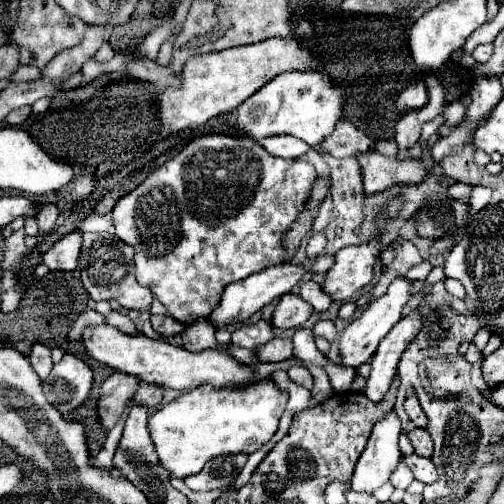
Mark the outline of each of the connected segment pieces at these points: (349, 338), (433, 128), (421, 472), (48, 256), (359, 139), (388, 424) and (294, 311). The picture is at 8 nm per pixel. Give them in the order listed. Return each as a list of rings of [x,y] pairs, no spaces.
[[[397,276],[397,278],[391,282],[387,294],[381,296],[381,298],[377,298],[377,300],[373,300],[373,302],[369,304],[369,308],[363,310],[363,314],[361,314],[359,318],[355,318],[355,320],[343,330],[341,340],[339,340],[339,350],[341,350],[341,358],[343,358],[341,364],[351,366],[351,368],[359,368],[363,362],[367,362],[367,360],[373,356],[373,352],[377,350],[379,342],[387,336],[387,332],[393,328],[393,324],[397,324],[397,320],[401,318],[405,304],[411,300],[411,294],[413,294],[411,288],[413,288],[413,282],[411,282],[409,278]]]
[[[443,115],[437,116],[432,121],[426,122],[422,126],[421,139],[428,140],[433,134],[436,134],[439,127],[445,122]]]
[[[411,454],[411,456],[405,456],[403,462],[413,470],[415,478],[421,480],[423,484],[431,484],[437,480],[437,468],[431,462],[431,458],[421,458],[417,454]]]
[[[71,232],[57,240],[45,254],[41,264],[51,270],[75,270],[81,252],[81,234]]]
[[[339,120],[333,134],[327,136],[319,148],[333,158],[347,158],[357,152],[369,152],[373,148],[373,140],[369,140],[363,132],[359,132],[351,122]]]
[[[389,412],[381,422],[373,426],[369,442],[361,458],[357,460],[355,472],[351,480],[345,482],[347,490],[373,494],[389,480],[391,472],[401,460],[401,452],[397,444],[399,432],[401,432],[401,422],[395,412]]]
[[[289,292],[281,296],[273,314],[273,324],[277,328],[299,328],[309,320],[311,314],[313,314],[313,306],[305,302],[299,294]]]

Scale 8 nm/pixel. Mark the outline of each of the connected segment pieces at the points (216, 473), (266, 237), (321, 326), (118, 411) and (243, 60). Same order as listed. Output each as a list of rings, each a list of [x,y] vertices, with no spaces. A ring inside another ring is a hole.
[[[235,454],[235,456],[215,456],[205,464],[205,468],[199,474],[187,476],[185,484],[195,492],[205,490],[221,490],[225,486],[231,486],[241,472],[241,468],[247,462],[247,454]]]
[[[205,134],[195,140],[191,140],[175,158],[165,162],[161,168],[157,168],[153,174],[149,174],[135,190],[125,194],[113,208],[113,224],[115,224],[115,234],[119,240],[135,248],[135,266],[137,266],[137,282],[141,286],[151,288],[151,292],[161,300],[161,304],[169,310],[173,318],[177,318],[183,324],[189,324],[195,318],[207,318],[211,310],[215,308],[215,300],[221,296],[223,288],[235,280],[243,280],[245,276],[253,272],[261,272],[269,266],[279,266],[285,262],[285,246],[283,246],[283,236],[287,236],[289,228],[297,220],[297,216],[307,208],[311,188],[317,180],[317,172],[313,164],[307,160],[285,160],[277,156],[269,156],[265,148],[261,148],[259,142],[249,140],[249,138],[237,138],[237,136],[225,136],[225,134]]]
[[[319,320],[319,322],[313,326],[313,332],[315,332],[315,336],[323,336],[323,338],[327,338],[329,342],[337,340],[337,330],[335,330],[335,324],[333,324],[333,322]]]
[[[115,372],[111,374],[103,386],[101,386],[101,398],[99,398],[99,418],[103,420],[105,428],[113,428],[117,420],[121,418],[123,410],[129,402],[133,402],[133,396],[139,388],[141,380],[131,374]]]
[[[269,38],[251,46],[237,46],[215,54],[191,56],[181,74],[179,86],[169,86],[159,94],[157,116],[159,124],[167,134],[181,130],[193,130],[207,120],[235,110],[243,100],[255,94],[271,78],[287,70],[307,70],[317,66],[317,60],[297,40]]]

